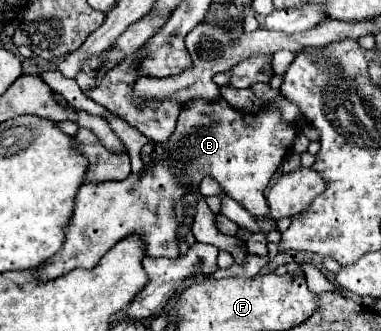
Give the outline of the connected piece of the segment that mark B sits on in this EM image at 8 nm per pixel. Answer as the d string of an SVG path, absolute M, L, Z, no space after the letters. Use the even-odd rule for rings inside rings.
M194 99L186 103L180 111L176 131L170 135L166 143L162 143L162 161L152 161L152 165L144 165L140 173L130 173L124 181L102 181L102 183L84 183L76 195L72 225L66 231L66 245L48 259L40 269L40 279L48 281L58 275L64 275L76 267L92 269L98 261L124 237L136 233L146 243L146 251L150 257L178 257L180 255L180 241L178 241L178 219L174 205L178 199L184 199L190 189L198 189L200 181L208 175L216 179L223 191L232 199L250 209L250 215L258 219L266 219L268 205L264 199L264 189L268 187L272 175L276 173L278 165L292 149L292 143L298 135L298 129L292 123L284 123L280 119L280 111L276 107L268 107L256 113L238 111L228 105L224 99L218 101L204 101Z

